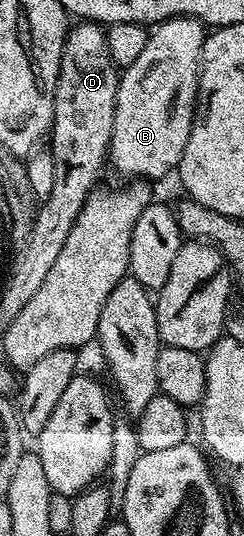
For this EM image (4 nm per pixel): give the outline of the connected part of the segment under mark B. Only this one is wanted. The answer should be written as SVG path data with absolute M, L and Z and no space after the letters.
M169 18L150 31L144 51L120 73L108 163L124 178L152 180L178 167L194 122L206 35L197 18Z

